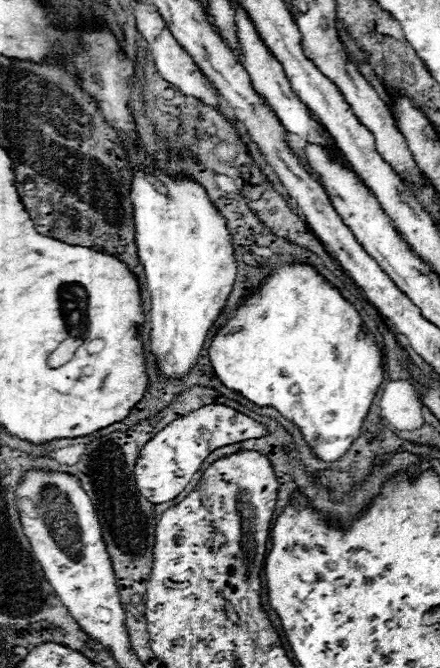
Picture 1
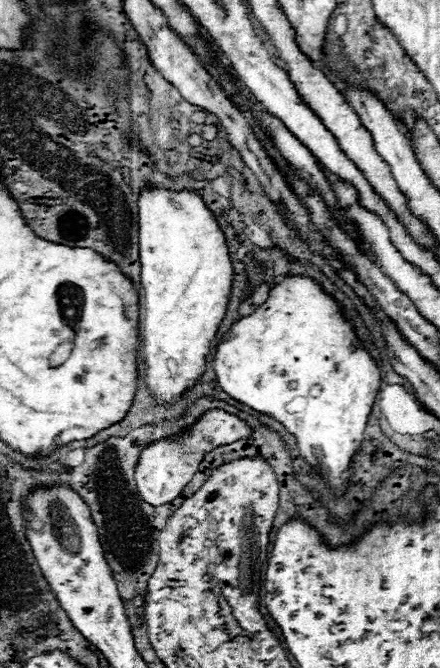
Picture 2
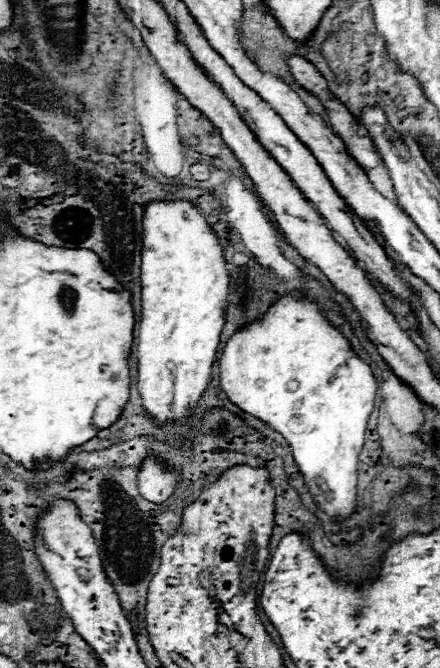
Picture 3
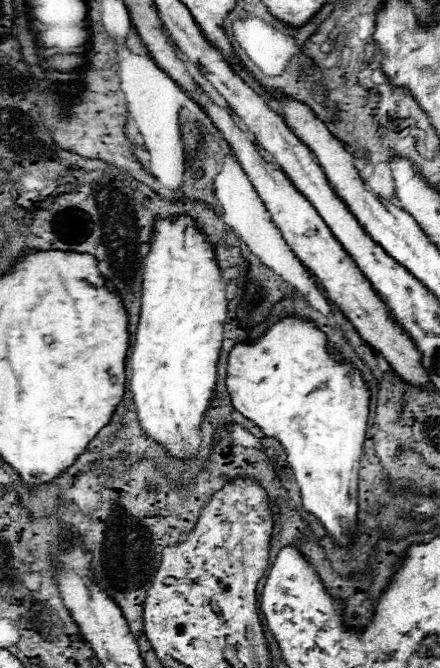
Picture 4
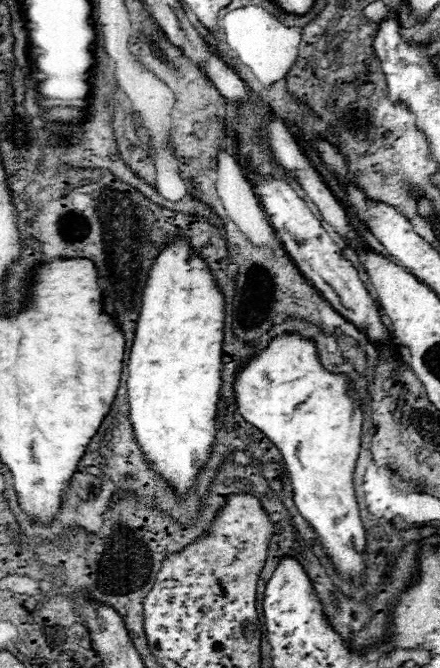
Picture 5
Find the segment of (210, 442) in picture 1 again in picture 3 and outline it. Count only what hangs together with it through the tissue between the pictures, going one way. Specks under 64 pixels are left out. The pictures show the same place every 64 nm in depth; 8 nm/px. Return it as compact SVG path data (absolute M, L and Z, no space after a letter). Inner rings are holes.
M154 460L144 462L142 472L138 474L138 488L146 500L162 502L172 494L174 486L176 476L172 472L164 472L164 468Z

